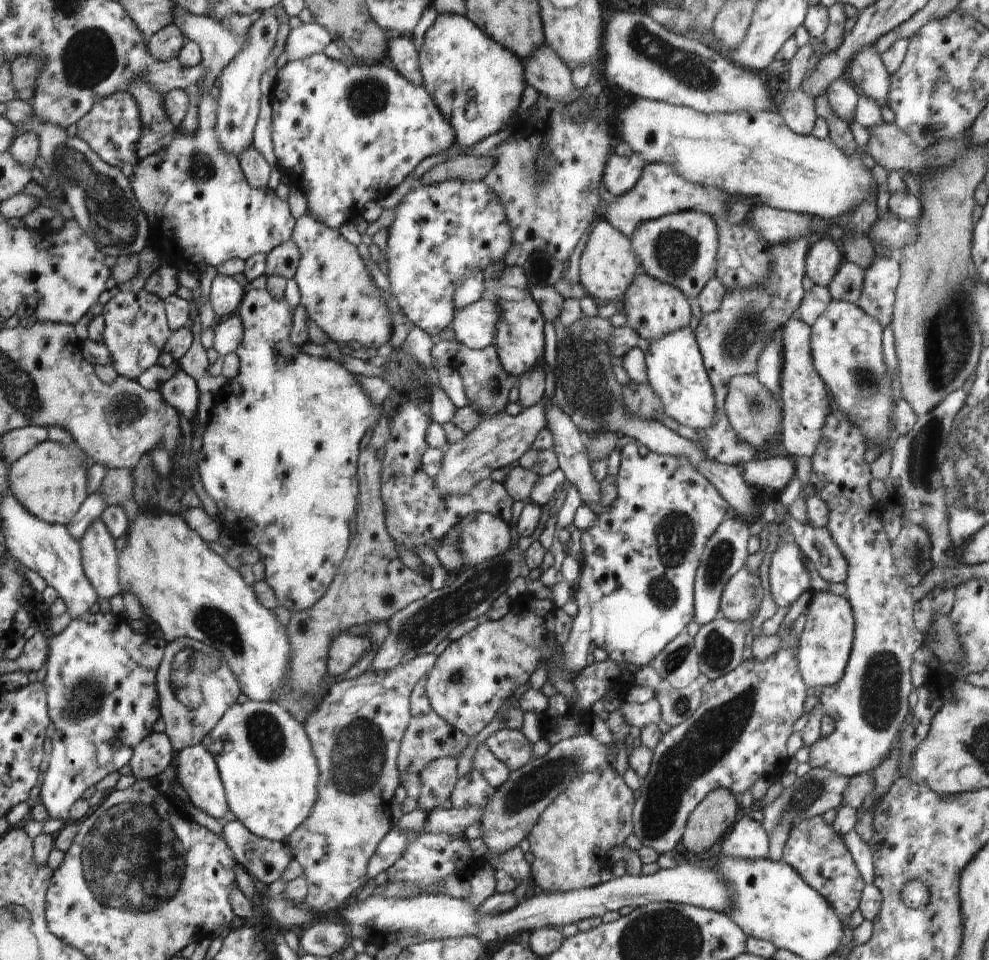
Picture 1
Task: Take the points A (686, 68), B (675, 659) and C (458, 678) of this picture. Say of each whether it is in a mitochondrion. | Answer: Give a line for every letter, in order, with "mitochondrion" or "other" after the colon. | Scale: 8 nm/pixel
A: mitochondrion
B: mitochondrion
C: mitochondrion

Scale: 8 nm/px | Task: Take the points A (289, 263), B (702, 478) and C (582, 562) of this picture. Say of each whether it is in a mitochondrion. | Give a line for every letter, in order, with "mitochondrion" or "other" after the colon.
A: other
B: other
C: other

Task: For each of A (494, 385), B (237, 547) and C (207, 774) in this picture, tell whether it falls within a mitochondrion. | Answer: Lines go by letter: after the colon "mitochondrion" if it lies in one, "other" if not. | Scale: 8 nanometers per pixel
A: mitochondrion
B: other
C: other

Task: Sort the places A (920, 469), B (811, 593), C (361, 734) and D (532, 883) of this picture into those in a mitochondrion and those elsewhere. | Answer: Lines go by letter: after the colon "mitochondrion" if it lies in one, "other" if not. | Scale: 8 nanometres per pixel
A: mitochondrion
B: other
C: mitochondrion
D: other

